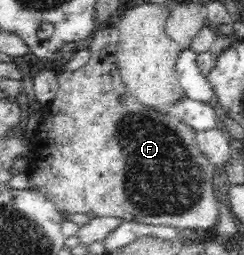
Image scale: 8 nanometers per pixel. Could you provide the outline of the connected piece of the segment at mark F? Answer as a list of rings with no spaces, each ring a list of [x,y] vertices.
[[[112,23],[105,27],[100,27],[93,30],[92,42],[89,46],[84,48],[90,49],[92,56],[89,56],[88,63],[79,67],[76,71],[70,73],[58,73],[59,89],[56,97],[44,107],[46,111],[58,111],[56,115],[46,113],[43,115],[40,123],[40,133],[32,137],[36,151],[31,157],[36,157],[38,161],[30,160],[30,167],[27,173],[30,177],[30,187],[40,192],[48,201],[52,202],[58,213],[62,215],[63,220],[67,220],[68,215],[72,213],[88,213],[93,211],[96,217],[116,217],[125,221],[135,221],[136,223],[144,223],[146,225],[164,225],[168,227],[177,227],[180,230],[197,230],[204,234],[209,234],[213,231],[214,227],[220,221],[220,210],[218,200],[214,196],[214,189],[212,188],[212,175],[214,175],[214,164],[206,158],[206,154],[197,146],[195,135],[196,131],[192,127],[182,123],[178,115],[168,114],[160,111],[150,110],[148,106],[143,106],[126,88],[122,77],[119,75],[117,66],[117,59],[115,50],[119,42],[119,34],[117,33],[116,26]]]

